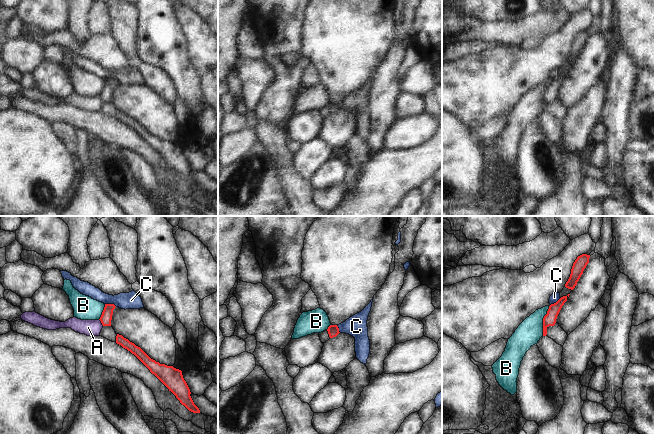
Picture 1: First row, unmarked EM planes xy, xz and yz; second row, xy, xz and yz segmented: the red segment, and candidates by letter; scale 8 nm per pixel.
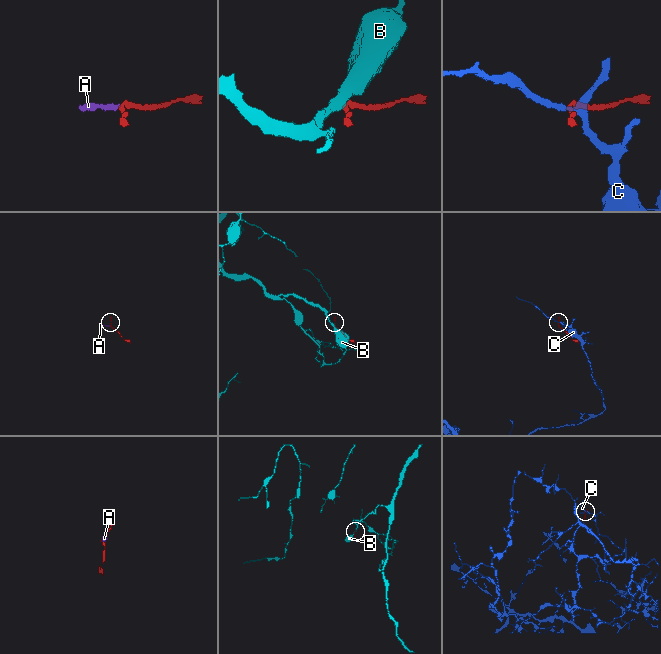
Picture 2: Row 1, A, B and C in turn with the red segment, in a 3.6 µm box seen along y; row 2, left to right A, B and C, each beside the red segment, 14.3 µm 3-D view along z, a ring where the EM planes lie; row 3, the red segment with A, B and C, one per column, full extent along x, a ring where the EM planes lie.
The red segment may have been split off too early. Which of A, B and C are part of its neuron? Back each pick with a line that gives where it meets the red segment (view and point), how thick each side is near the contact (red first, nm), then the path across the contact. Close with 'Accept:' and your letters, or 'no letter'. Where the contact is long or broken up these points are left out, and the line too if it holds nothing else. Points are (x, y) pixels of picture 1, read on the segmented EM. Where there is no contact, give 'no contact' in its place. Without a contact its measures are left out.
A: xy (101, 322) | 90/130 nm | across xy (106, 317), (101, 322), (94, 327), (88, 327)
Accept: A

